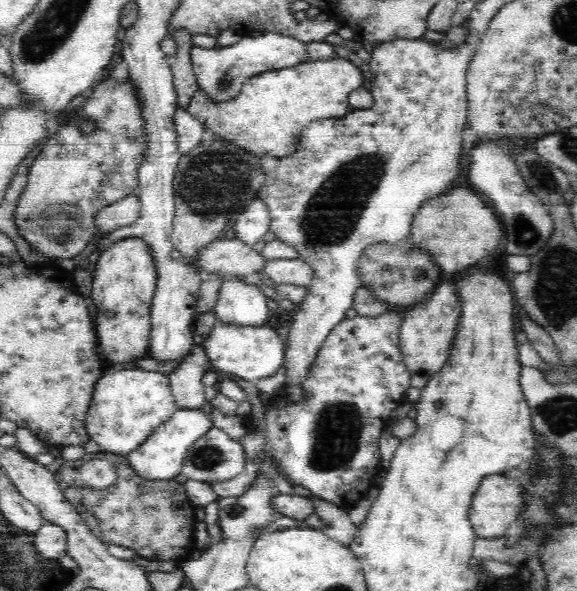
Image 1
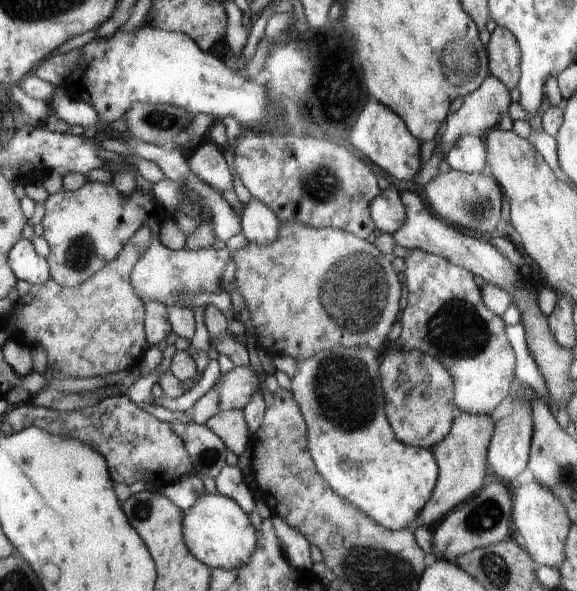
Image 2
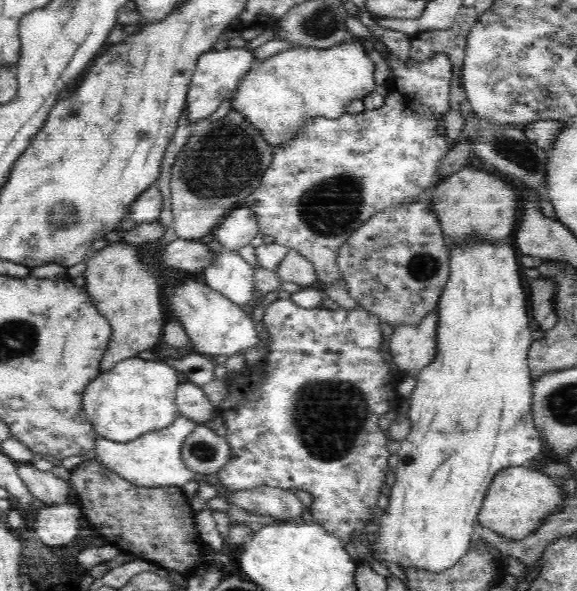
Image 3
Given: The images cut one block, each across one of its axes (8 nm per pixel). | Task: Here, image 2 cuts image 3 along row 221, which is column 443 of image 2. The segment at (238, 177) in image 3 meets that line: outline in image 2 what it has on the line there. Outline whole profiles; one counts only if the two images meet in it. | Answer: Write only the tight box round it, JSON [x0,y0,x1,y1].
[424,169,502,236]

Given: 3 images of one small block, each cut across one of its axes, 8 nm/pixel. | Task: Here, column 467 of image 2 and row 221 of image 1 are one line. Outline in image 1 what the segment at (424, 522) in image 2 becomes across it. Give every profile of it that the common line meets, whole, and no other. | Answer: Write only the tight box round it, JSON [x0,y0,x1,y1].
[410,188,502,274]

